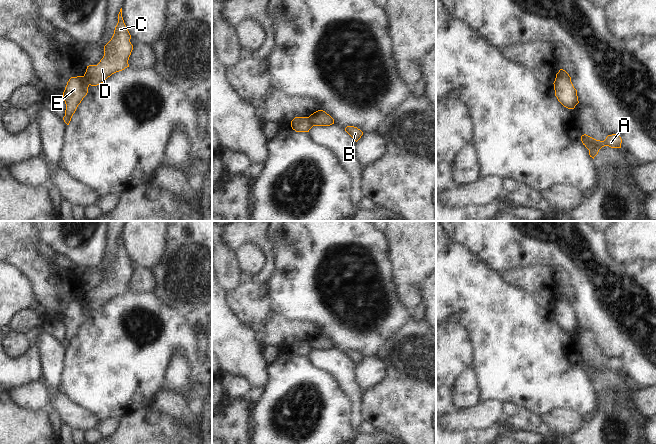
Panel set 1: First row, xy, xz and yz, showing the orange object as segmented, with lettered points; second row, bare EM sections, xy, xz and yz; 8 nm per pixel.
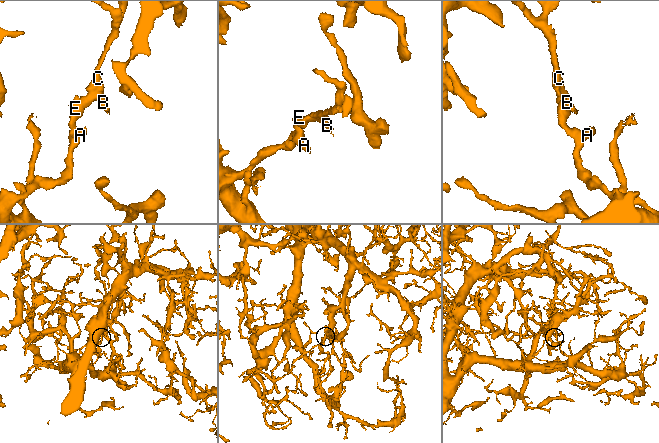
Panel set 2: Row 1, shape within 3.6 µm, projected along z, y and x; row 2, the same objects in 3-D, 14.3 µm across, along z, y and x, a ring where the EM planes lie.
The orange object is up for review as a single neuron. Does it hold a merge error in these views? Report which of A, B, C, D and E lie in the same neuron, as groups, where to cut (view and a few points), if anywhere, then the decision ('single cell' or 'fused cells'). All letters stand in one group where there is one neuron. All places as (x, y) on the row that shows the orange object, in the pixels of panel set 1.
A E / B C D; cut in xy along (83, 76), (89, 84); fused cells

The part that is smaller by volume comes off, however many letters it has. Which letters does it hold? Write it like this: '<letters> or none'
B, C, D

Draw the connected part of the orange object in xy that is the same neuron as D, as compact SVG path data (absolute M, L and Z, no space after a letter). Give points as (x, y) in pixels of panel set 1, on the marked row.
M122 8L118 14L118 23L111 40L104 46L104 56L97 65L87 66L84 77L91 86L103 83L112 74L129 67L128 60L133 50L131 35L122 17Z

